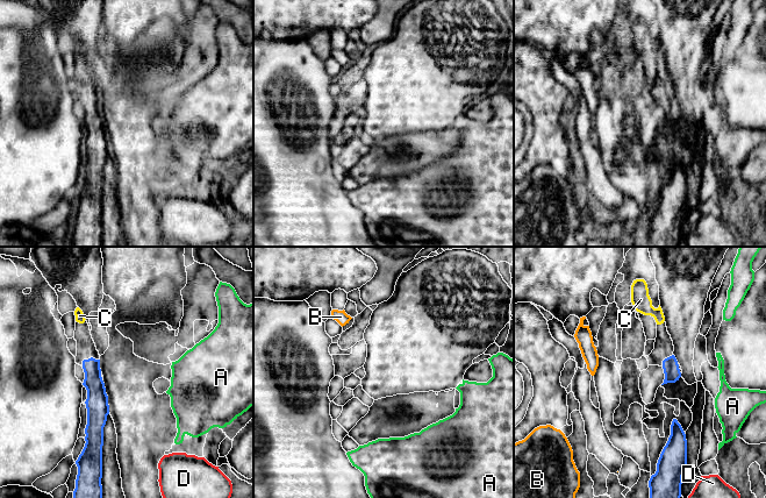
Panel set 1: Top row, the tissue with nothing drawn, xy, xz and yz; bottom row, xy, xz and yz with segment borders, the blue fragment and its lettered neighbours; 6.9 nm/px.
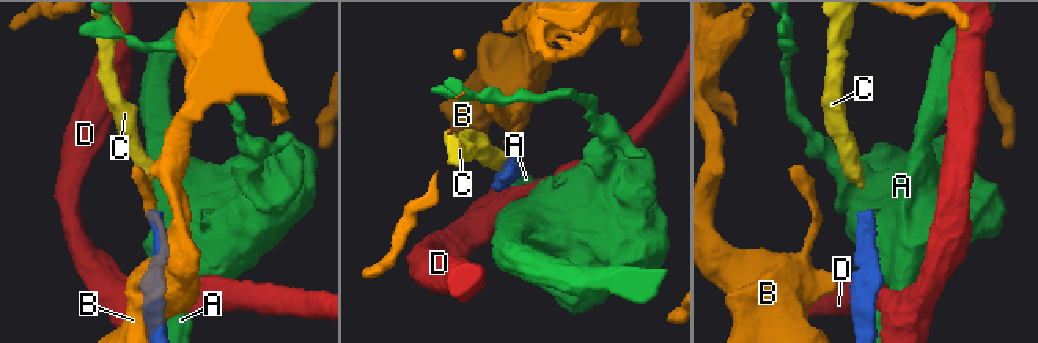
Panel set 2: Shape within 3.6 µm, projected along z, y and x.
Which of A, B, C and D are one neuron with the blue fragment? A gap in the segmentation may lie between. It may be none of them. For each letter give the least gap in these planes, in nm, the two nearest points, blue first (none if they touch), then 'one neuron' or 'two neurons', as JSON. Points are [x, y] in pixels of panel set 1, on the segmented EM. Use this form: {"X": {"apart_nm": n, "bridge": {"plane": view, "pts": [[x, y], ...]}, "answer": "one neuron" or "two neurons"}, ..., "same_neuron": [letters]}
{"A": {"apart_nm": 220, "bridge": {"plane": "yz", "pts": [[686, 443], [718, 443]]}, "answer": "two neurons"}, "B": {"apart_nm": 220, "bridge": {"plane": "yz", "pts": [[649, 481], [617, 471]]}, "answer": "two neurons"}, "C": {"apart_nm": 240, "bridge": {"plane": "yz", "pts": [[672, 355], [660, 324]]}, "answer": "one neuron"}, "D": {"apart_nm": 60, "bridge": {"plane": "yz", "pts": [[680, 496], [688, 496]]}, "answer": "two neurons"}, "same_neuron": ["C"]}

